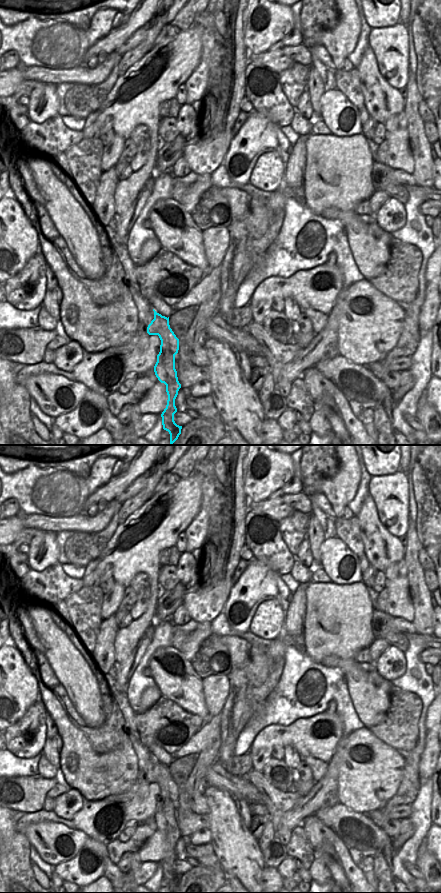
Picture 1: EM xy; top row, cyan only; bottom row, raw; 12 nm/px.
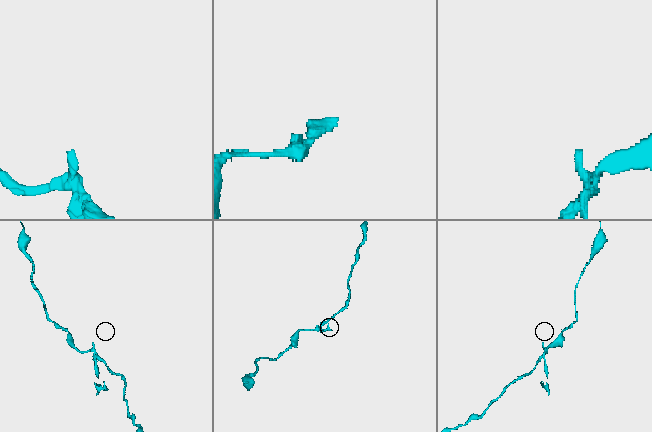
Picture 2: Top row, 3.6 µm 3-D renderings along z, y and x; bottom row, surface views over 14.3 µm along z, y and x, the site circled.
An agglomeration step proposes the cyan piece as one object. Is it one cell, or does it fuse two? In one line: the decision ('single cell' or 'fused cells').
fused cells

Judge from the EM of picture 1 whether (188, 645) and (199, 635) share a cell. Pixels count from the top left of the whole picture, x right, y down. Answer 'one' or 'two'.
one

